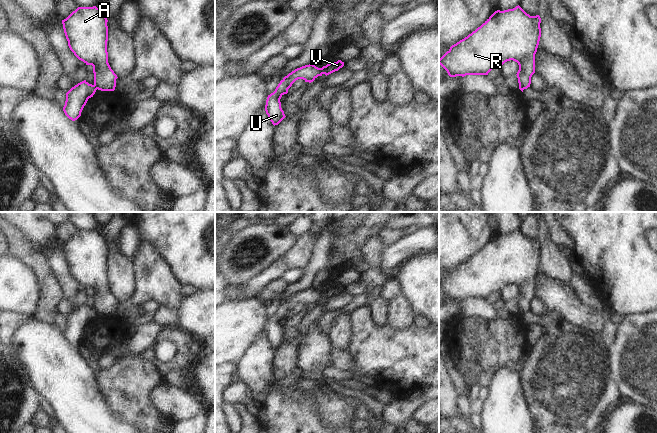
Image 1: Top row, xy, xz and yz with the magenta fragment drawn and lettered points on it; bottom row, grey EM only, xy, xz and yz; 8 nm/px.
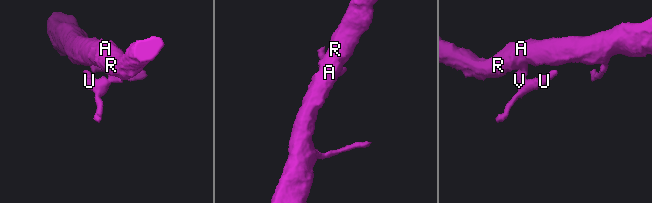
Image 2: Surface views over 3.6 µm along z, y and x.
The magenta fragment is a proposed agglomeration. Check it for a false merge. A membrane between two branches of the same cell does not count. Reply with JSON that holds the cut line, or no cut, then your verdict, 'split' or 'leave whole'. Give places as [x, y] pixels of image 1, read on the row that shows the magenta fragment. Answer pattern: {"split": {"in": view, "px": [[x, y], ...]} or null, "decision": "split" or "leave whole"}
{"split": {"in": "xz", "px": [[320, 68], [320, 72], [316, 76]]}, "decision": "split"}

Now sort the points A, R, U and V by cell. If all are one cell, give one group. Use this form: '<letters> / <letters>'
A R V / U

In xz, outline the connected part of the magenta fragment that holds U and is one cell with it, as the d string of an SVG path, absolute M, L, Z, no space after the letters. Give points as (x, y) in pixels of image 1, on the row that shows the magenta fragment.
M309 64L295 69L280 81L275 91L268 95L265 105L266 114L274 126L278 125L286 117L281 108L280 99L284 94L288 93L288 89L292 84L298 79L311 83L319 74L320 68Z

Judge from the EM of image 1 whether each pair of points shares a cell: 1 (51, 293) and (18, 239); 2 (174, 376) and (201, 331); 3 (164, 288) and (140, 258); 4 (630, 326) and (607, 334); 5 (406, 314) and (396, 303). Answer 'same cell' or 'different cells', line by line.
1: same cell
2: different cells
3: same cell
4: different cells
5: same cell

